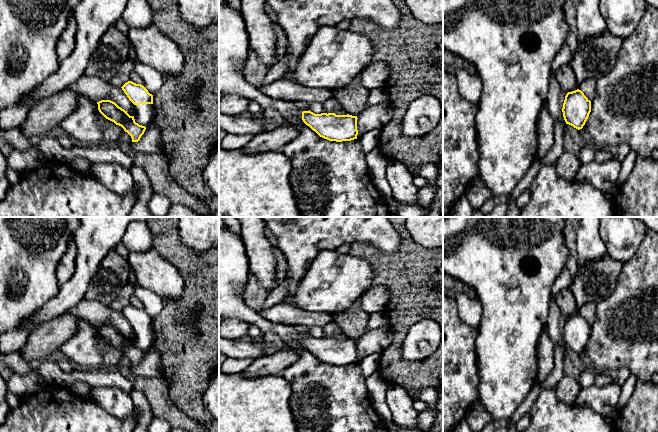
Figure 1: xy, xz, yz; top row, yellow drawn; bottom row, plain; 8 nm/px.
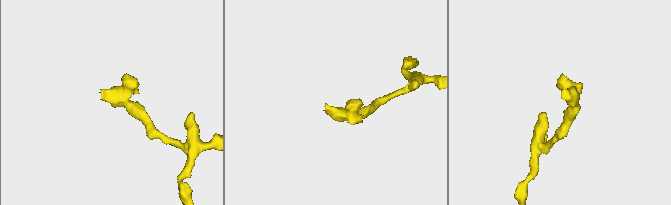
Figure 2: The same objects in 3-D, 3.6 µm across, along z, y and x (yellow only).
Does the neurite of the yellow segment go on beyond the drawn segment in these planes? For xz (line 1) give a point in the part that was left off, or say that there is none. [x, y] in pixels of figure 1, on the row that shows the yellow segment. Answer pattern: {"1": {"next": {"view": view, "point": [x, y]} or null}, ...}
{"1": {"next": {"view": "xz", "point": [234, 47]}}}

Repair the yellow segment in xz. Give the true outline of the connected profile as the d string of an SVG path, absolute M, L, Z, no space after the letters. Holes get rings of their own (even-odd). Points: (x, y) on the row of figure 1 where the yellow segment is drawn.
M229 4L219 5L219 95L238 95L249 101L255 101L262 109L271 107L285 120L291 117L301 118L320 137L329 141L342 142L357 139L357 116L336 115L335 113L315 114L310 110L302 112L292 101L272 99L264 95L256 86L248 83L243 72L249 50L249 36L242 13L233 9Z

